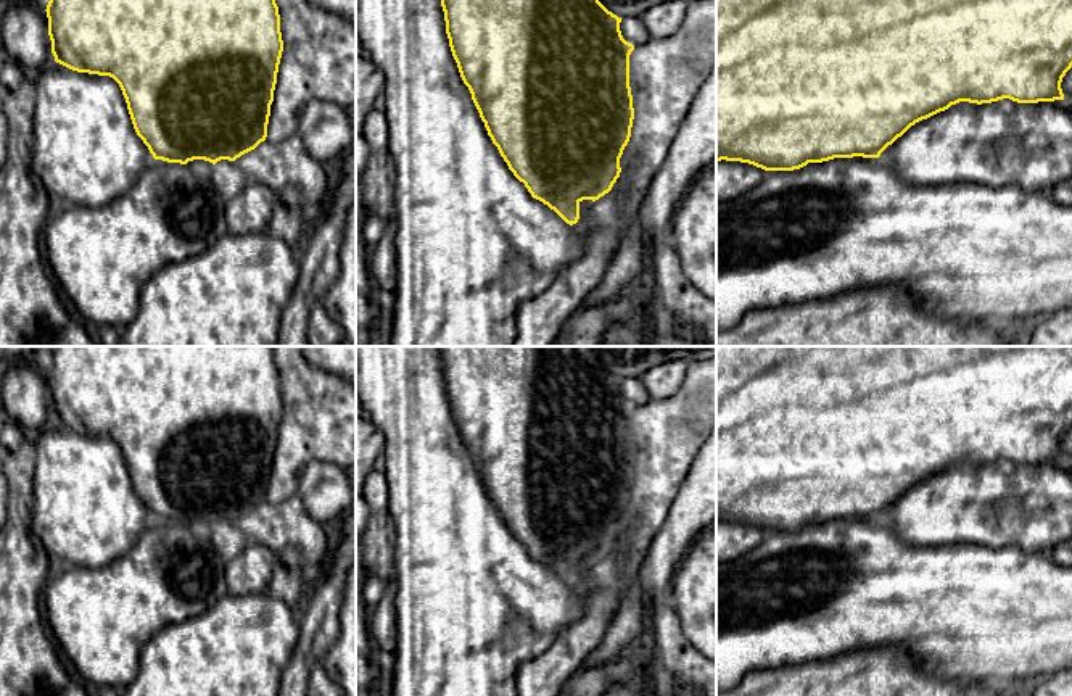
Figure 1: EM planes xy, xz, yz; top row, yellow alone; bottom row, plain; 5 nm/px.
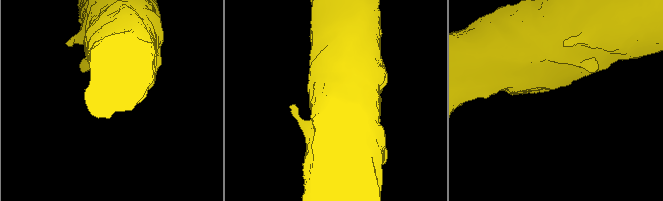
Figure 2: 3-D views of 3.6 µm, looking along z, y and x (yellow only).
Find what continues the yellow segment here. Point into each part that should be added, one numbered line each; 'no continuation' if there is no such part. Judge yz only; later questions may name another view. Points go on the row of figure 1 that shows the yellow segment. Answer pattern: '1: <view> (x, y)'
no continuation

